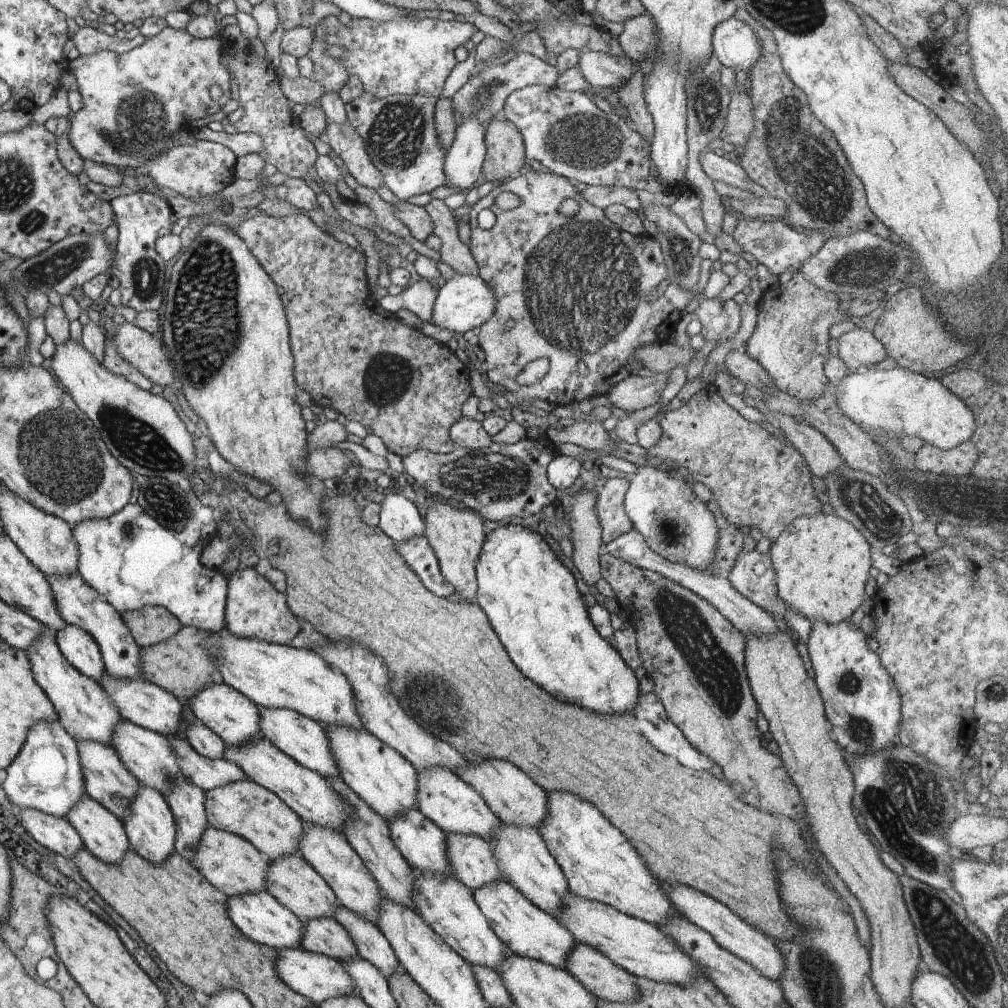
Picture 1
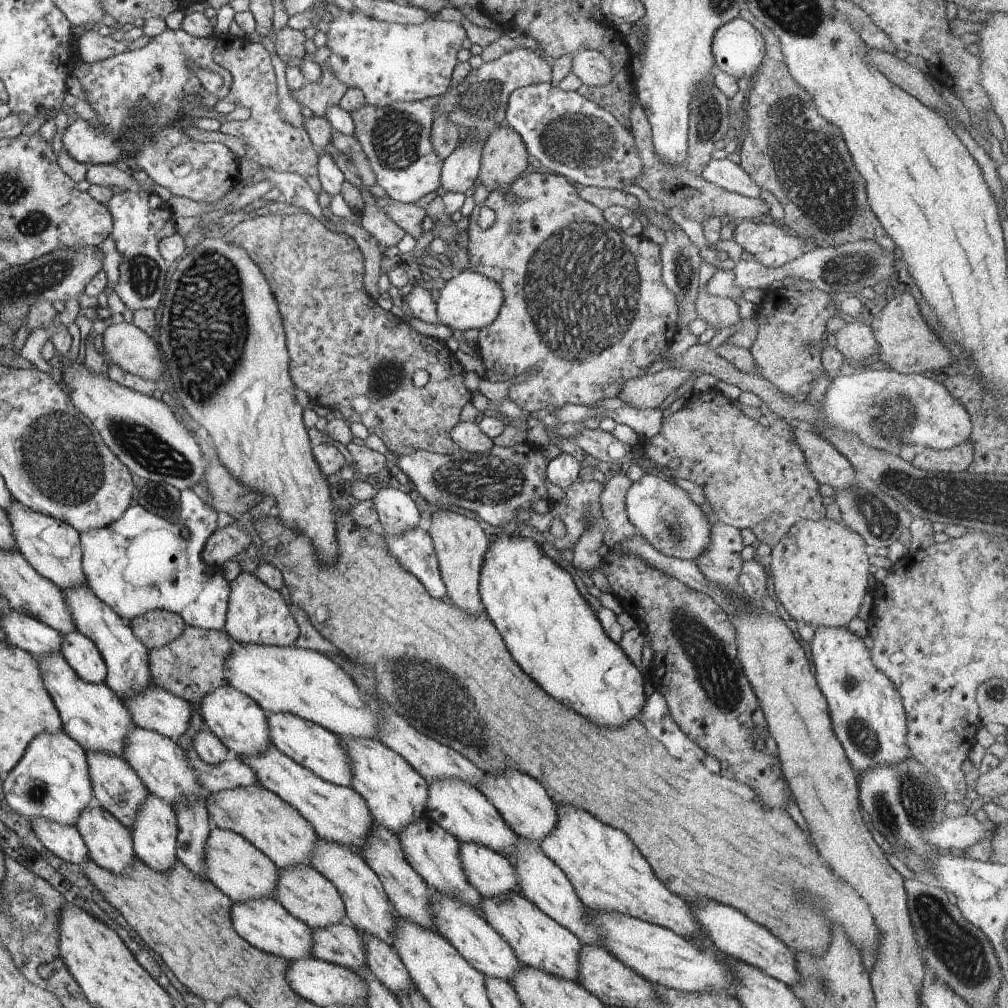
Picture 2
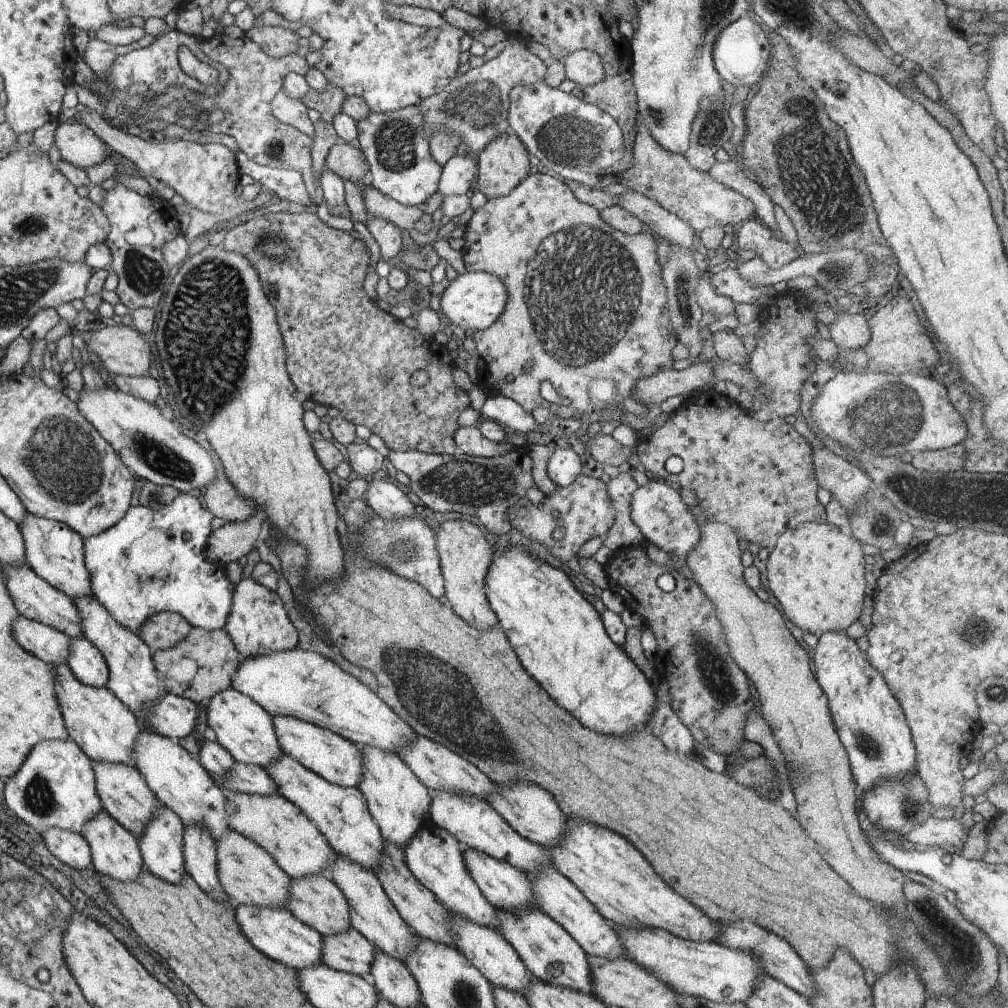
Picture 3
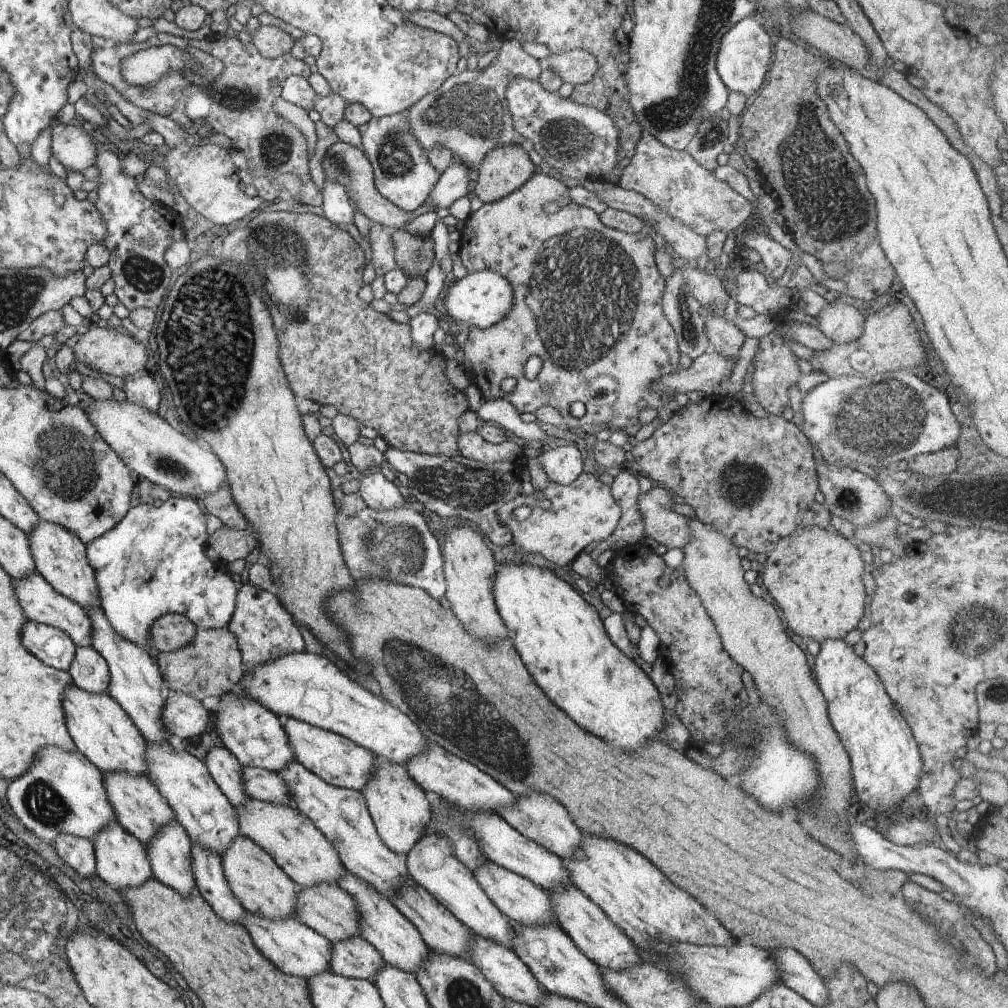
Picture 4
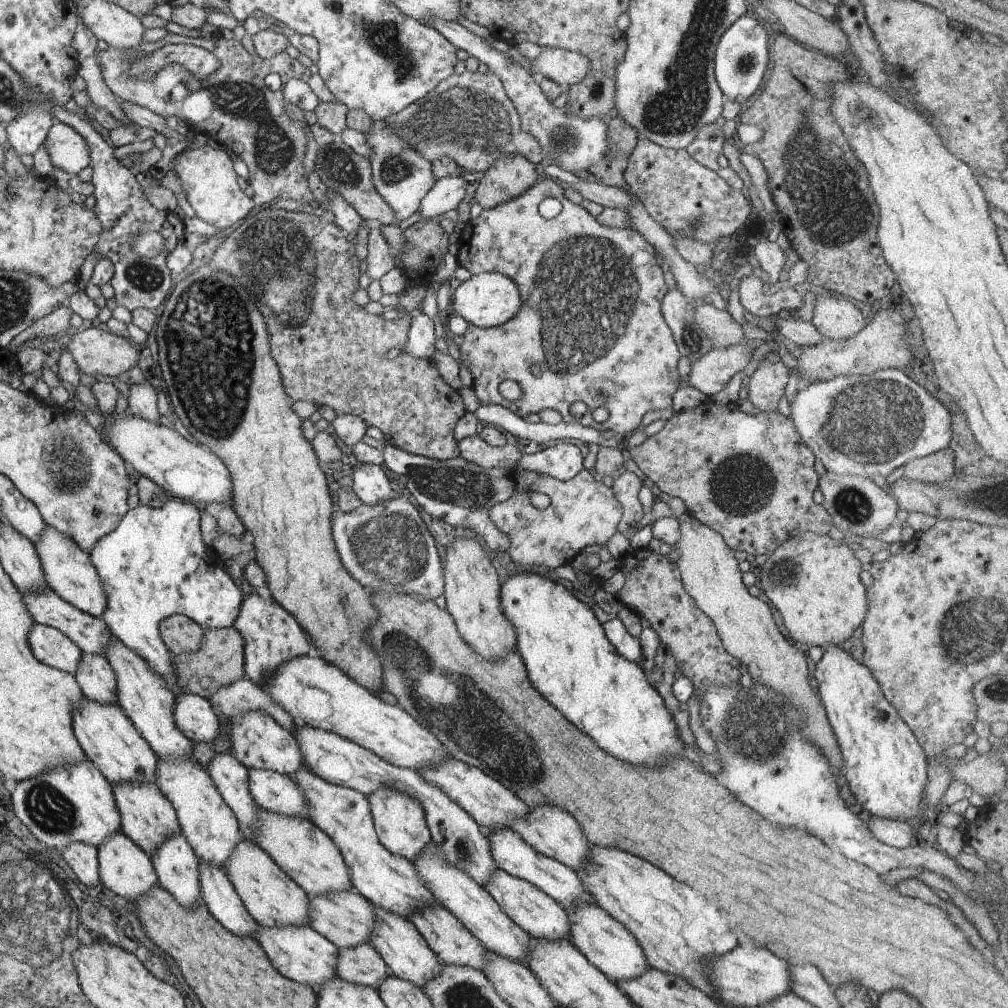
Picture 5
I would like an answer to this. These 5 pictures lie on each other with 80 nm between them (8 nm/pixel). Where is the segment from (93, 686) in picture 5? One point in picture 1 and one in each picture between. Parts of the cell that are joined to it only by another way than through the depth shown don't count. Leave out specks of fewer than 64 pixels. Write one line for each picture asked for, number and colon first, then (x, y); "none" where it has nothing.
1: (77, 645)
2: (80, 652)
3: (86, 662)
4: (90, 671)

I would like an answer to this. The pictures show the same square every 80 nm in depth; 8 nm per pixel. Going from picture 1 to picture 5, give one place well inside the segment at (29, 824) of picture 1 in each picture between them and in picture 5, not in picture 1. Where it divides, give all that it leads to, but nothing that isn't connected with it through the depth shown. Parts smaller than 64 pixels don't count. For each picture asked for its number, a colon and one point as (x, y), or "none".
2: (66, 842)
3: (71, 848)
4: (78, 852)
5: (83, 858)

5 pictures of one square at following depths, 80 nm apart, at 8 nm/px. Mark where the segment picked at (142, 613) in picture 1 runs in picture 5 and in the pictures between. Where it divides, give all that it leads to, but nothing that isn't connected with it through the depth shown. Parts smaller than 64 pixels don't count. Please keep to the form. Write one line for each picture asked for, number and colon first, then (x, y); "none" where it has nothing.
2: (158, 628)
3: (165, 630)
4: (171, 631)
5: (182, 634)

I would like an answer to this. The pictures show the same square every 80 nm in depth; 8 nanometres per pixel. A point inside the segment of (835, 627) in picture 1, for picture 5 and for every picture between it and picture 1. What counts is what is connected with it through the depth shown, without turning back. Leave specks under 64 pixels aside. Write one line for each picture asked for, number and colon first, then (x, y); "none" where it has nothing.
2: (869, 721)
3: (872, 727)
4: (886, 765)
5: (886, 769)

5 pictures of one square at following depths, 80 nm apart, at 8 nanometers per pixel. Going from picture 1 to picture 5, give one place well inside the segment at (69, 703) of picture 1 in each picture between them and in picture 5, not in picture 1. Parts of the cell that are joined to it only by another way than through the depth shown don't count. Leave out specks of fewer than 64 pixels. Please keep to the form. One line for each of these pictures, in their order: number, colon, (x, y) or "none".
2: (92, 714)
3: (105, 729)
4: (101, 728)
5: (108, 737)

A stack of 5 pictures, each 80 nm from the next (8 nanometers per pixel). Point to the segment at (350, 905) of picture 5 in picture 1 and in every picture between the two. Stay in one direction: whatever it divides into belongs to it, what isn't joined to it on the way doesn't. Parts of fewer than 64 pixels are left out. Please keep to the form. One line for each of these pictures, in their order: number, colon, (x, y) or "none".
1: (289, 879)
2: (303, 891)
3: (316, 901)
4: (327, 909)

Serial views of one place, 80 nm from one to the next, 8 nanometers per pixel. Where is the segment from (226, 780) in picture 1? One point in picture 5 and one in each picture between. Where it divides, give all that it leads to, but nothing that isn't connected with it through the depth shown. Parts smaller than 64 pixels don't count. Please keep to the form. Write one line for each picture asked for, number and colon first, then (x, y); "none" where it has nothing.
2: (231, 774)
3: (250, 779)
4: (259, 783)
5: (278, 793)

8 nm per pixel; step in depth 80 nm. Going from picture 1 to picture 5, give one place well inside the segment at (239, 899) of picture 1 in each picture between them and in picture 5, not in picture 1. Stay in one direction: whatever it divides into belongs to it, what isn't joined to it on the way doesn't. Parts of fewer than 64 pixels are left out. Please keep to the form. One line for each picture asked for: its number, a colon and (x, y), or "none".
2: (264, 924)
3: (275, 932)
4: (293, 947)
5: (297, 952)

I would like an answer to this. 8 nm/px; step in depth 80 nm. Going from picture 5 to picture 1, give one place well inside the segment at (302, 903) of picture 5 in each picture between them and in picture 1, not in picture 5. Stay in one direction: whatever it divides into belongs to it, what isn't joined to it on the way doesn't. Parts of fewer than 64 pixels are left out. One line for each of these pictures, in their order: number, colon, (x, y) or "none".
1: (231, 863)
2: (236, 867)
3: (249, 875)
4: (253, 876)

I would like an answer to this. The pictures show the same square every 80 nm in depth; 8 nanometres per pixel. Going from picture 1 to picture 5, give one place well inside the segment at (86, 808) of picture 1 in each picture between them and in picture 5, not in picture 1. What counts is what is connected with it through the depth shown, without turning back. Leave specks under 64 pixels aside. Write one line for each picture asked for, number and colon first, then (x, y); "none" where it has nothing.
2: (111, 844)
3: (115, 852)
4: (122, 861)
5: (125, 868)

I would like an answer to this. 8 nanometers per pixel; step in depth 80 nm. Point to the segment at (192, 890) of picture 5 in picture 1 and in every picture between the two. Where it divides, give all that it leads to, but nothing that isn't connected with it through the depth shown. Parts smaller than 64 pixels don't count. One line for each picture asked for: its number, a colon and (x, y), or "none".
1: (149, 824)
2: (156, 832)
3: (162, 843)
4: (170, 852)

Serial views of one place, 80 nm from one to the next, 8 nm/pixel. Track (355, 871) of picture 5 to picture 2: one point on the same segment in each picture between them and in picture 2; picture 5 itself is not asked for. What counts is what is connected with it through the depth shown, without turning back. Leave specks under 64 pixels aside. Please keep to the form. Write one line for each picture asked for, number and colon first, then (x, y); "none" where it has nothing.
2: (340, 815)
3: (342, 815)
4: (341, 813)

